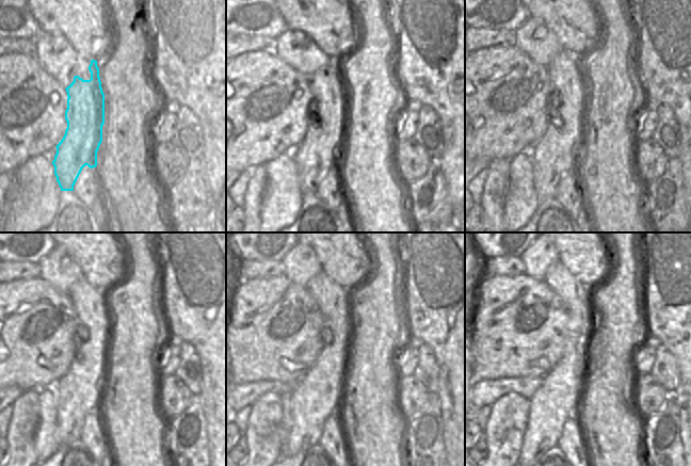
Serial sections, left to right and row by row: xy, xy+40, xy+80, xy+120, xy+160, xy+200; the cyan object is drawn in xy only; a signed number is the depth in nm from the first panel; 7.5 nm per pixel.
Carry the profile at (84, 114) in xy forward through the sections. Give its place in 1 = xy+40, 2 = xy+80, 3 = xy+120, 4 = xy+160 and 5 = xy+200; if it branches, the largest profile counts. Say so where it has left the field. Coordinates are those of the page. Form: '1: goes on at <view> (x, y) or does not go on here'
1: goes on at xy+40 (316, 156)
2: goes on at xy+80 (556, 155)
3: goes on at xy+120 (79, 392)
4: goes on at xy+160 (317, 396)
5: goes on at xy+200 (550, 405)

